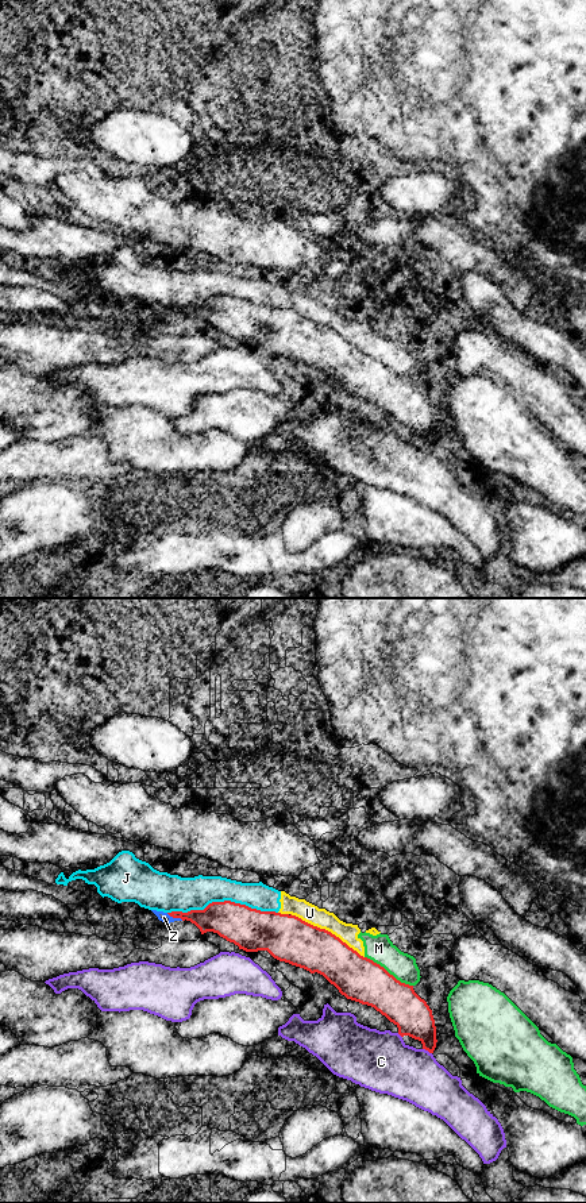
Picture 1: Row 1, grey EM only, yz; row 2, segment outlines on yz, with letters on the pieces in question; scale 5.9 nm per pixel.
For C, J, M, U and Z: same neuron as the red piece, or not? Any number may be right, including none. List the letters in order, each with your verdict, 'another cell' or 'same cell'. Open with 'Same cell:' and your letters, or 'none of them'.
Same cell: Z
C: another cell
J: another cell
M: another cell
U: another cell
Z: same cell

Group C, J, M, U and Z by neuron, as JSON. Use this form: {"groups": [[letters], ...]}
{"groups": [["C"], ["J", "M", "U"], ["Z"]]}

